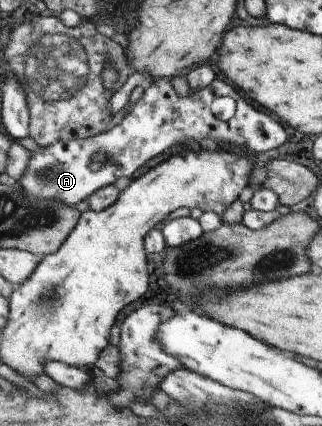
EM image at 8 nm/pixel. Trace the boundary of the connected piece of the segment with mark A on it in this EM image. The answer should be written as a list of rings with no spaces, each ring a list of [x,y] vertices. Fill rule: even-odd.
[[[169,79],[152,80],[143,90],[142,96],[127,112],[126,116],[120,120],[113,128],[102,131],[93,137],[78,138],[78,140],[57,140],[53,145],[40,147],[37,151],[32,151],[30,164],[24,176],[19,182],[23,194],[41,201],[56,201],[73,207],[80,200],[92,196],[94,192],[103,186],[112,185],[120,176],[132,178],[136,168],[140,168],[142,164],[146,164],[148,160],[166,154],[168,150],[172,150],[176,144],[180,142],[188,142],[188,140],[202,140],[202,138],[212,138],[218,144],[234,144],[234,146],[242,146],[250,152],[261,153],[265,156],[269,152],[274,154],[278,146],[282,146],[286,142],[286,134],[284,128],[270,118],[264,112],[258,112],[256,108],[252,108],[232,86],[222,82],[222,80],[214,79],[206,88],[192,91],[189,90],[189,96],[182,97],[176,95]],[[218,96],[230,96],[235,102],[235,112],[233,116],[226,120],[218,120],[210,111],[210,106],[214,102],[214,98]]]

